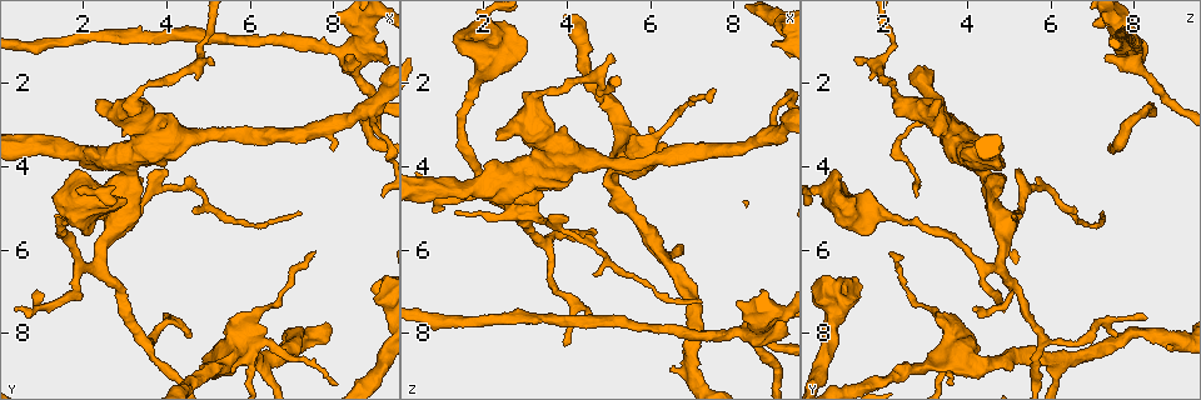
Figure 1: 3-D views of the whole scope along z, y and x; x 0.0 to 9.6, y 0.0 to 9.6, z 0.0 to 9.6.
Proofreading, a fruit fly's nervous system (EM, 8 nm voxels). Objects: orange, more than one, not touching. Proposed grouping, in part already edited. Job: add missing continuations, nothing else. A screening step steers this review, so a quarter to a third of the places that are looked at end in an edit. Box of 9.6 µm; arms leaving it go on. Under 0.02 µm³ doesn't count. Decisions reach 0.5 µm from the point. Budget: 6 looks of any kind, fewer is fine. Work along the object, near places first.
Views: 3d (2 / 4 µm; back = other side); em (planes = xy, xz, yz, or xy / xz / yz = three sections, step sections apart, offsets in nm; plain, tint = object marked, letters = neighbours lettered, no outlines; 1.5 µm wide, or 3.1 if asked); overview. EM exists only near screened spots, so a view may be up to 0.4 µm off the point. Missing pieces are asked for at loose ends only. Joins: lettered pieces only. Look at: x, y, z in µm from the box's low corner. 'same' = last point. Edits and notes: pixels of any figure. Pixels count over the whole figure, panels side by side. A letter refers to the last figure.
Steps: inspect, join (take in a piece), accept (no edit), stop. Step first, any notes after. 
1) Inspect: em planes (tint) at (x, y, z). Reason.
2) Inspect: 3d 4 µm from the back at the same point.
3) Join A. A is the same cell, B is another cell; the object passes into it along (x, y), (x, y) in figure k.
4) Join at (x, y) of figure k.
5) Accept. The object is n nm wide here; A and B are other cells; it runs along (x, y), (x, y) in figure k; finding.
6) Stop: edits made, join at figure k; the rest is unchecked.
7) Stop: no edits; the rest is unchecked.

Inspect: em yz step 8 (letters) at (5.05, 1.40, 1.30). An open end.

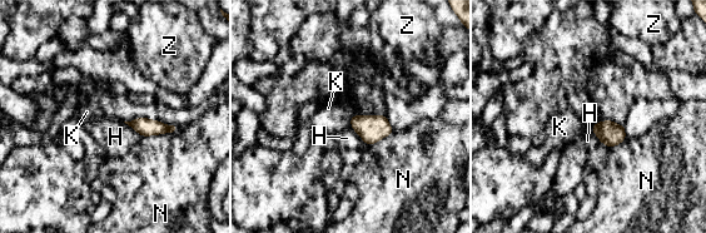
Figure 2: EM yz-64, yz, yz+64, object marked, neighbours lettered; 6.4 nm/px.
Inspect: em xz step 4 (letters) at the same point.

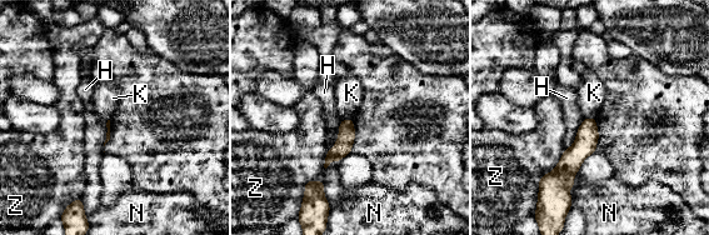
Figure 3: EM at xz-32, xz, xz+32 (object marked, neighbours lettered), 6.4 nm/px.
Accept. H, K, N and Z are other cells; a border runs along (351, 118), (341, 120) in figure 3; no lettered piece goes on from it.

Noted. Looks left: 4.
Inspect: em xz step 4 (letters) at (3.95, 4.10, 5.25). Tapers out.

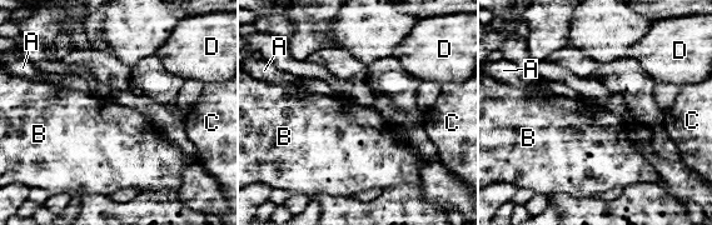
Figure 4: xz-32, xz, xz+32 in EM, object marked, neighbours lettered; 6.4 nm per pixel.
Inspect: em planes (letters) at the same point.

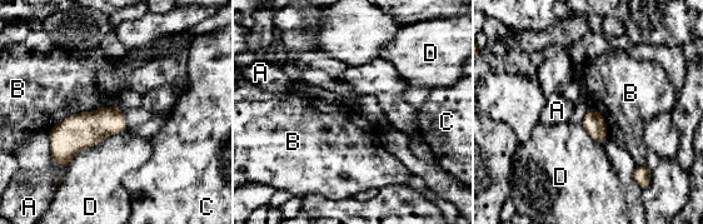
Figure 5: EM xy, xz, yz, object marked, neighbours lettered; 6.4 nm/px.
Accept. The object is 140 nm wide here; A, B, C and D are other cells; a border runs along (103, 106), (70, 114), (49, 132) in figure 5; none of them fits.

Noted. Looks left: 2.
Inspect: em xz step 4 (letters) at (7.60, 6.00, 2.15). Free end.

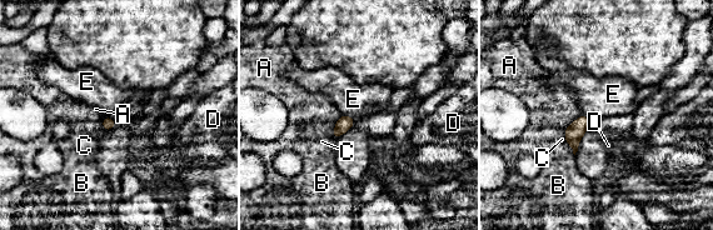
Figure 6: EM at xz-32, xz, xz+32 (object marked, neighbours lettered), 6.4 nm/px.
Inspect: em planes (letters) at the same point.

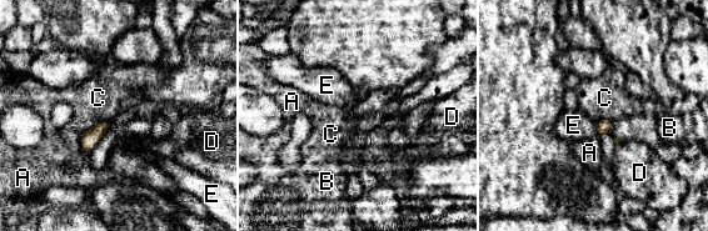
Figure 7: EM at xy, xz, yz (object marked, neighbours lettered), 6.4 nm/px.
Accept. A, B, C, D and E are other cells; a border runs along (612, 121), (598, 120), (596, 122) in figure 7; none of them fits.

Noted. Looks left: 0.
Stop: no edits; the rest is unchecked.

